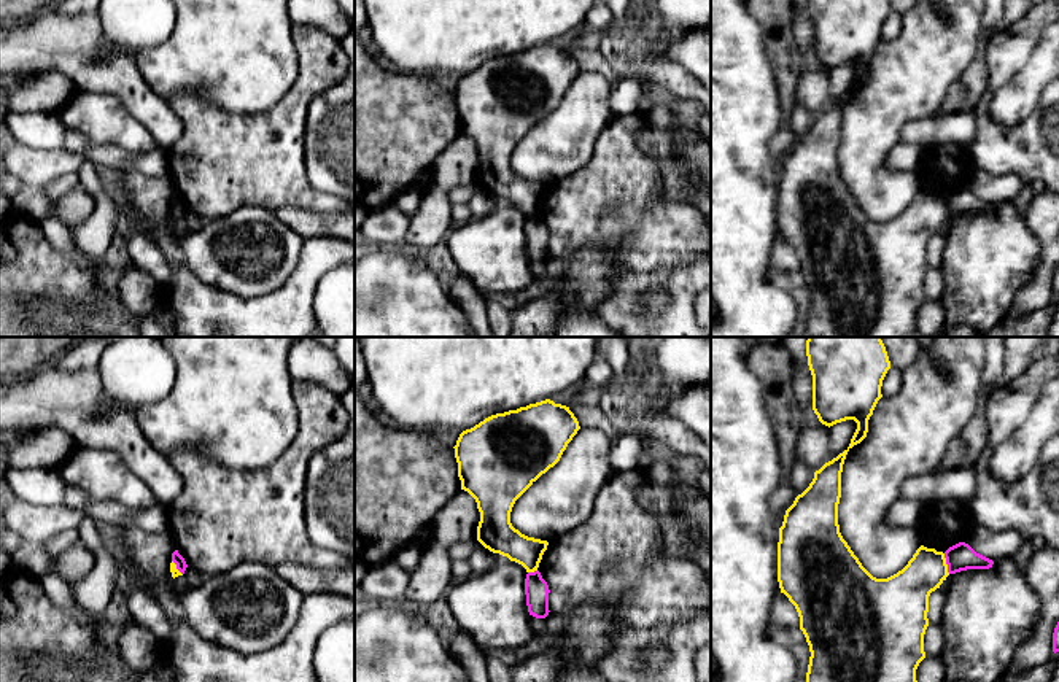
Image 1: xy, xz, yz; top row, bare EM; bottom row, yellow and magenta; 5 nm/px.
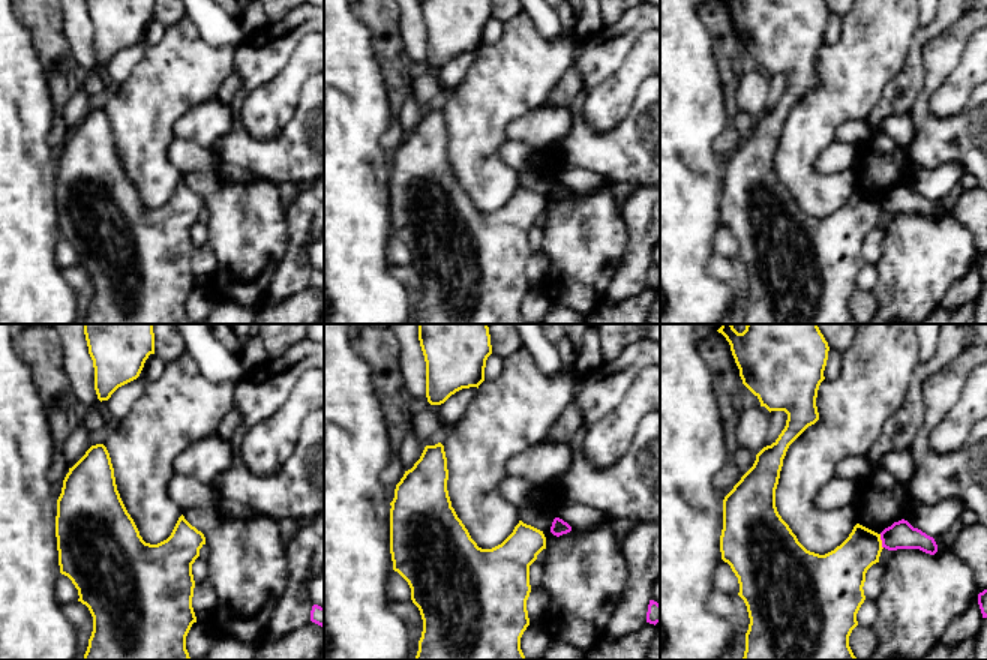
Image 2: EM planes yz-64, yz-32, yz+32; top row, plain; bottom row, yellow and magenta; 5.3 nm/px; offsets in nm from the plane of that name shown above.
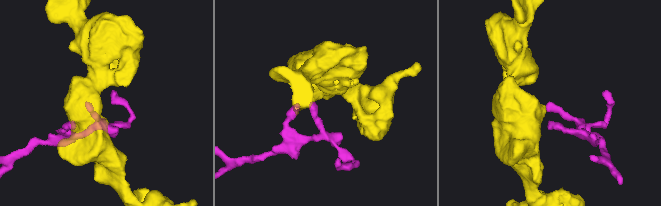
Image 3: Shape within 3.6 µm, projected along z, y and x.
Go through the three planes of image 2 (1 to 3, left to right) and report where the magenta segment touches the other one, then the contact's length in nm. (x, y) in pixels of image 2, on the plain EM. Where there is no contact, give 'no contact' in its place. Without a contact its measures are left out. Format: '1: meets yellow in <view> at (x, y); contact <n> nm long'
1: no contact
2: no contact
3: meets yellow in yz+32 at (881, 206); contact 80 nm long

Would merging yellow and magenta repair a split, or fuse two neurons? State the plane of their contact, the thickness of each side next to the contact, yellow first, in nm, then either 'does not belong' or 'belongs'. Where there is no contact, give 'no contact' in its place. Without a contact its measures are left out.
yz | 220/140 nm | does not belong

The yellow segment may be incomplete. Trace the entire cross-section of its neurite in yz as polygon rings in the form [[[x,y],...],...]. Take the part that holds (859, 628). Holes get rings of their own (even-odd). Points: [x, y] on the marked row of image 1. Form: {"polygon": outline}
{"polygon": [[[808,337],[808,366],[813,375],[813,410],[825,426],[854,420],[857,429],[849,447],[814,472],[809,486],[786,510],[778,542],[778,582],[795,606],[800,630],[809,645],[806,682],[917,682],[916,669],[925,658],[924,634],[929,626],[929,596],[949,575],[943,552],[921,545],[908,564],[887,579],[873,577],[843,539],[838,525],[841,472],[848,451],[868,432],[868,420],[882,397],[882,380],[890,361],[881,337]]]}

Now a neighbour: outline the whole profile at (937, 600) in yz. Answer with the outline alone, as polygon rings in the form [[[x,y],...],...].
[[[937,588],[929,596],[929,625],[943,625],[945,622],[945,606],[946,606],[946,590]]]

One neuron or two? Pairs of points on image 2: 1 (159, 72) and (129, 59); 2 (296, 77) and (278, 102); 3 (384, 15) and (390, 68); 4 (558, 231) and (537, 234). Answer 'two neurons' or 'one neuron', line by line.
1: two neurons
2: one neuron
3: one neuron
4: two neurons

